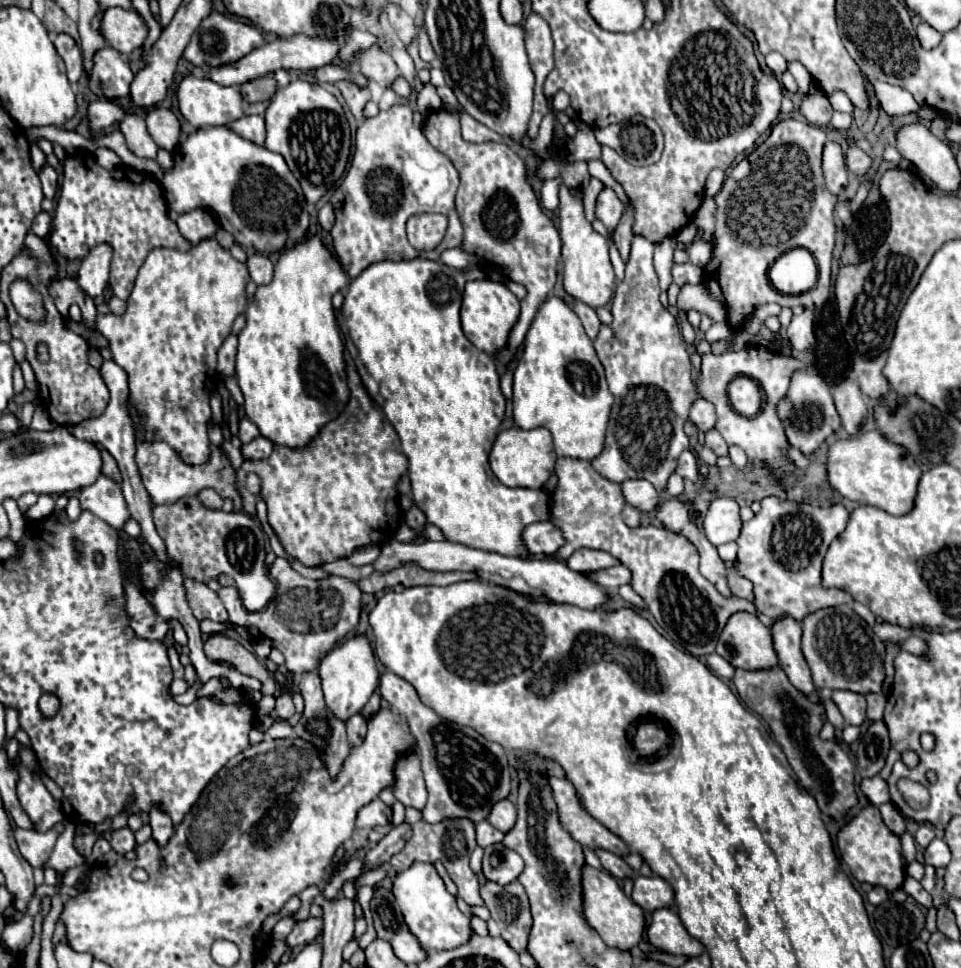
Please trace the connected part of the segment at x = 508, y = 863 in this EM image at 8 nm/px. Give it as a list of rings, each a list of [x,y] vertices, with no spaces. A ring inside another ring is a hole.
[[[496,843],[484,849],[482,859],[482,873],[488,881],[508,885],[518,879],[518,875],[524,871],[522,857],[508,849],[504,843]]]

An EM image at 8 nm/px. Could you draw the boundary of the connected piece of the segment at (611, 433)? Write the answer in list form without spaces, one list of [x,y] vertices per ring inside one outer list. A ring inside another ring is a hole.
[[[642,235],[632,239],[626,277],[616,285],[610,309],[612,323],[600,325],[598,337],[594,339],[596,353],[606,369],[606,379],[614,395],[614,405],[604,451],[592,461],[592,467],[614,483],[646,479],[658,491],[666,491],[678,455],[690,447],[684,423],[692,403],[700,395],[692,379],[692,365],[680,337],[680,327],[658,299],[660,287],[652,253],[652,241]]]

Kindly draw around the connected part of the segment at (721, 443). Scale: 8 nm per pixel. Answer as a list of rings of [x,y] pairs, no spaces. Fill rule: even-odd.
[[[710,429],[706,433],[706,447],[710,447],[718,457],[728,455],[728,445],[726,445],[726,441],[720,437],[720,433],[716,429]]]

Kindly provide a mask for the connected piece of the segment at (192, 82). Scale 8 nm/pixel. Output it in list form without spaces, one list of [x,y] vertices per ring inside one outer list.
[[[188,75],[178,87],[182,115],[196,127],[214,127],[236,121],[244,115],[242,95],[234,85],[220,85],[212,79]]]

